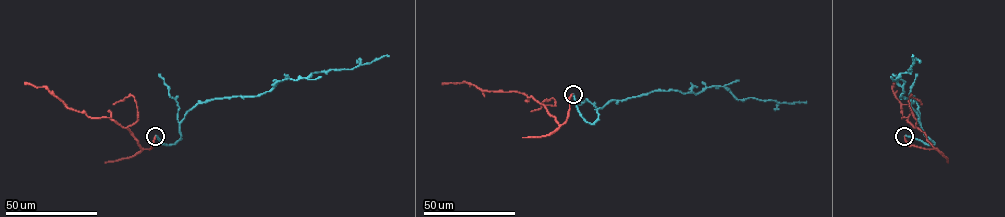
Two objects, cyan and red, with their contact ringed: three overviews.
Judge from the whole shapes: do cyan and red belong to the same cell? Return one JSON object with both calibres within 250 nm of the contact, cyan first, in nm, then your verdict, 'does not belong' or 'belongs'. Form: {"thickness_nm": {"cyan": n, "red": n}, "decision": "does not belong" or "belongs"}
{"thickness_nm": {"cyan": 220, "red": 200}, "decision": "belongs"}

